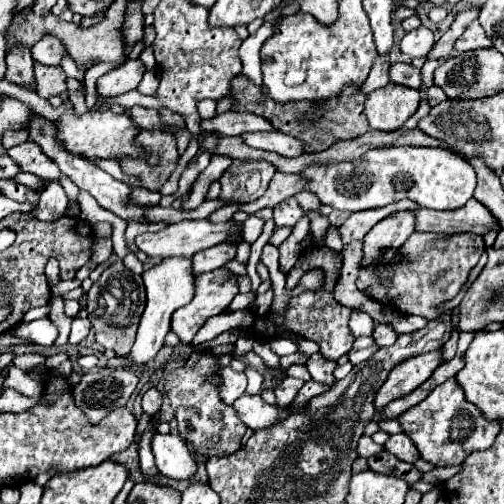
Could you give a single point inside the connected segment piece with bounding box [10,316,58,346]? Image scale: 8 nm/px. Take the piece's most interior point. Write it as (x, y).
(42, 331)

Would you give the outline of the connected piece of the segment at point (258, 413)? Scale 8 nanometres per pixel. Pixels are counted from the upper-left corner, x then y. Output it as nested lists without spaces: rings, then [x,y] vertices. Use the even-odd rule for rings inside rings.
[[[242,394],[234,404],[234,410],[238,412],[238,418],[250,428],[250,430],[260,430],[268,428],[288,416],[288,410],[270,406],[266,404],[260,394]]]

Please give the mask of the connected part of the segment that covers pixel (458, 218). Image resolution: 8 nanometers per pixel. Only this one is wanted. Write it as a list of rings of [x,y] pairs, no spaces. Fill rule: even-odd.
[[[470,200],[464,208],[458,208],[458,212],[438,212],[428,208],[414,210],[416,216],[416,232],[436,232],[436,234],[458,234],[458,232],[474,232],[484,234],[492,226],[498,228],[498,222],[494,222],[494,216],[486,210],[484,204],[478,200]]]

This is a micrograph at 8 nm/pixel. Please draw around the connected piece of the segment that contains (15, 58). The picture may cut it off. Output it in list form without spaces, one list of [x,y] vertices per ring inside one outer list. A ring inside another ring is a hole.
[[[18,48],[18,52],[6,54],[8,70],[6,80],[18,86],[24,86],[28,90],[36,92],[36,78],[34,78],[34,60],[28,48]]]

